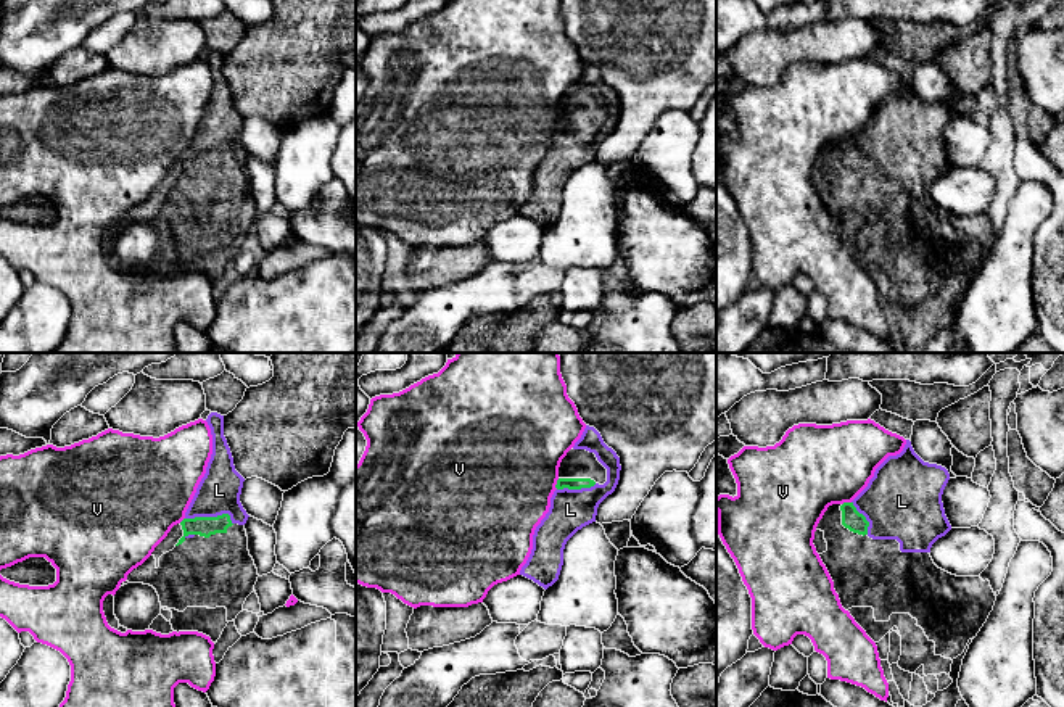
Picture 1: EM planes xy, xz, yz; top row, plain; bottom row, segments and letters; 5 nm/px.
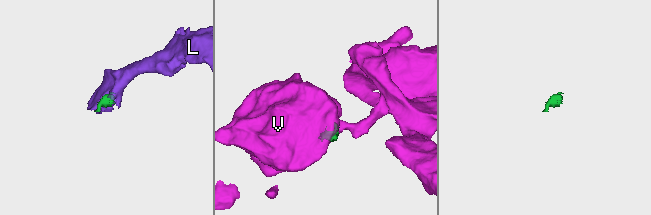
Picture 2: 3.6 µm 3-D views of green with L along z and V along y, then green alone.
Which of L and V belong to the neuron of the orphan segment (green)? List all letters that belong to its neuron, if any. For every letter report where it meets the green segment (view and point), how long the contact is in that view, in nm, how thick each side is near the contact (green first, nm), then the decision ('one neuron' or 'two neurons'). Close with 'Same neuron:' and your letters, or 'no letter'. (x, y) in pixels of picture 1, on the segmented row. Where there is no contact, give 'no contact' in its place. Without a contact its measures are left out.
L: contact xy (211, 517); length 240 nm; calibres 100 and 220 nm; one neuron
V: contact xz (557, 483); length 60 nm; calibres 60 and 480 nm; two neurons
Same neuron: L

